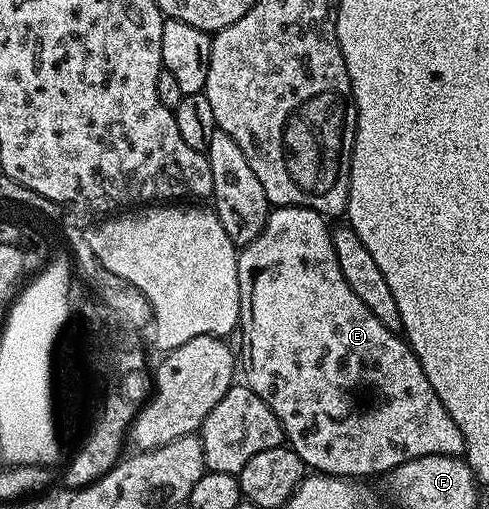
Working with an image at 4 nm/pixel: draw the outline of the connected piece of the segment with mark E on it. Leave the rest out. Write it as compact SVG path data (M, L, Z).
M279 206L271 209L269 216L266 217L264 228L260 232L260 236L256 236L256 240L252 240L248 245L241 247L238 255L238 279L240 280L240 308L242 309L242 321L240 323L240 335L242 334L242 342L246 345L246 378L245 385L256 392L256 396L260 396L260 400L264 400L264 404L268 404L268 408L272 408L272 412L282 422L282 432L285 441L290 449L296 451L300 456L300 460L311 471L320 474L335 474L338 478L348 478L351 480L369 479L369 474L389 475L391 470L395 470L400 464L404 464L413 458L419 458L425 454L453 454L462 456L466 453L466 445L464 444L464 436L460 432L460 428L456 428L456 420L452 420L452 416L448 416L448 412L444 408L444 404L440 404L440 396L436 396L436 392L432 388L432 384L428 384L428 380L424 376L424 372L420 368L420 360L410 348L410 343L405 337L399 336L395 331L384 328L384 324L380 324L380 320L376 320L376 316L372 316L372 312L368 312L364 300L360 300L360 296L356 296L356 292L352 292L352 288L348 288L348 280L344 280L344 272L340 272L340 260L336 260L336 248L332 244L332 230L328 225L327 219L308 208L300 208L299 206Z

